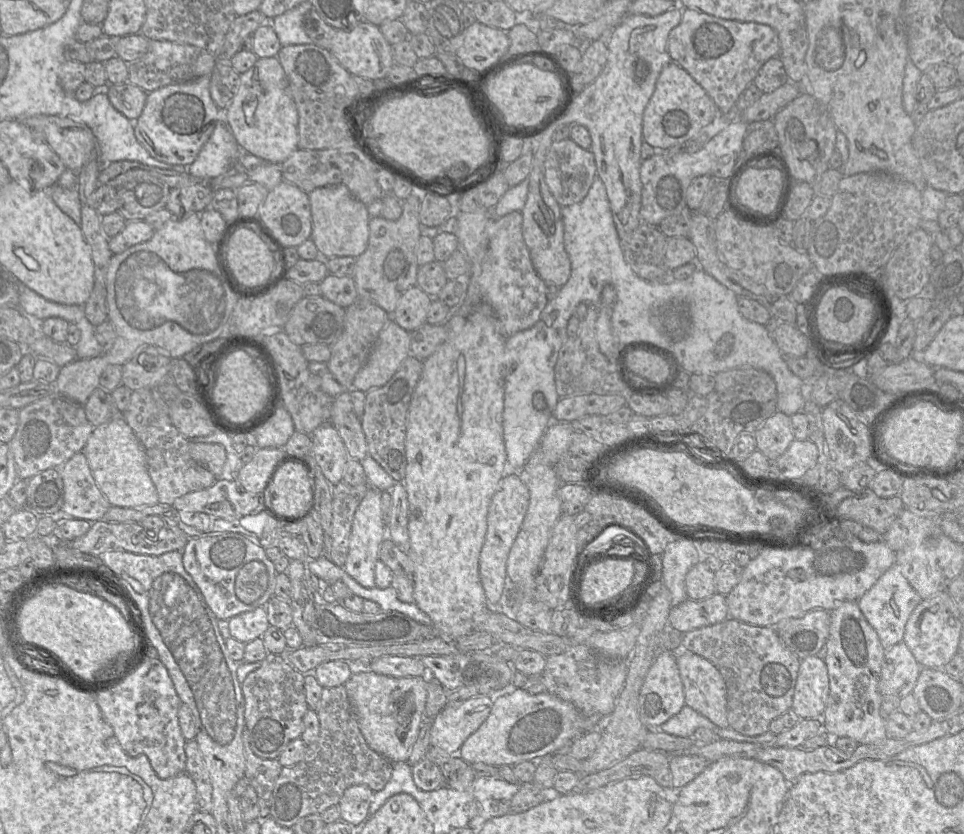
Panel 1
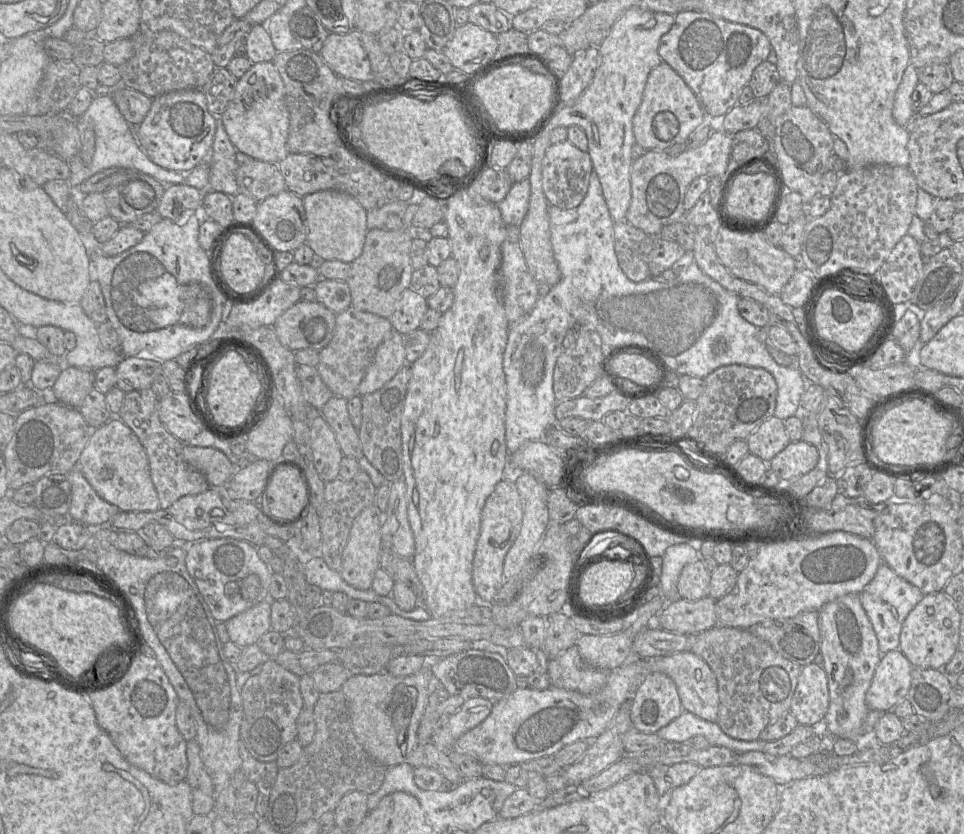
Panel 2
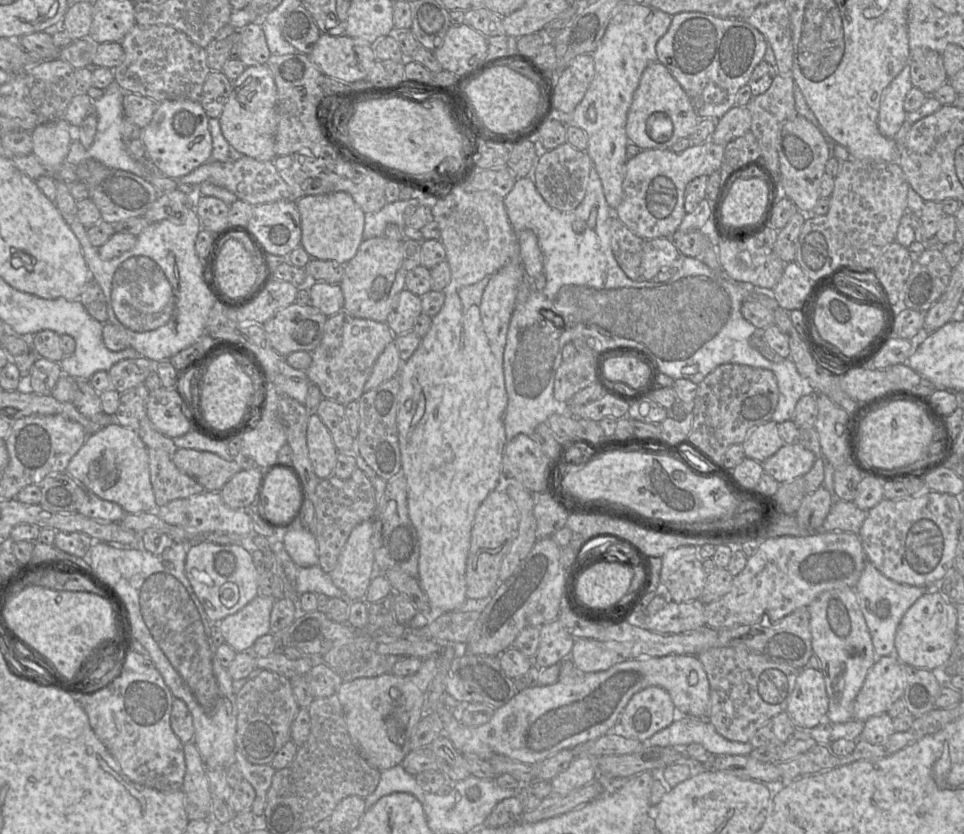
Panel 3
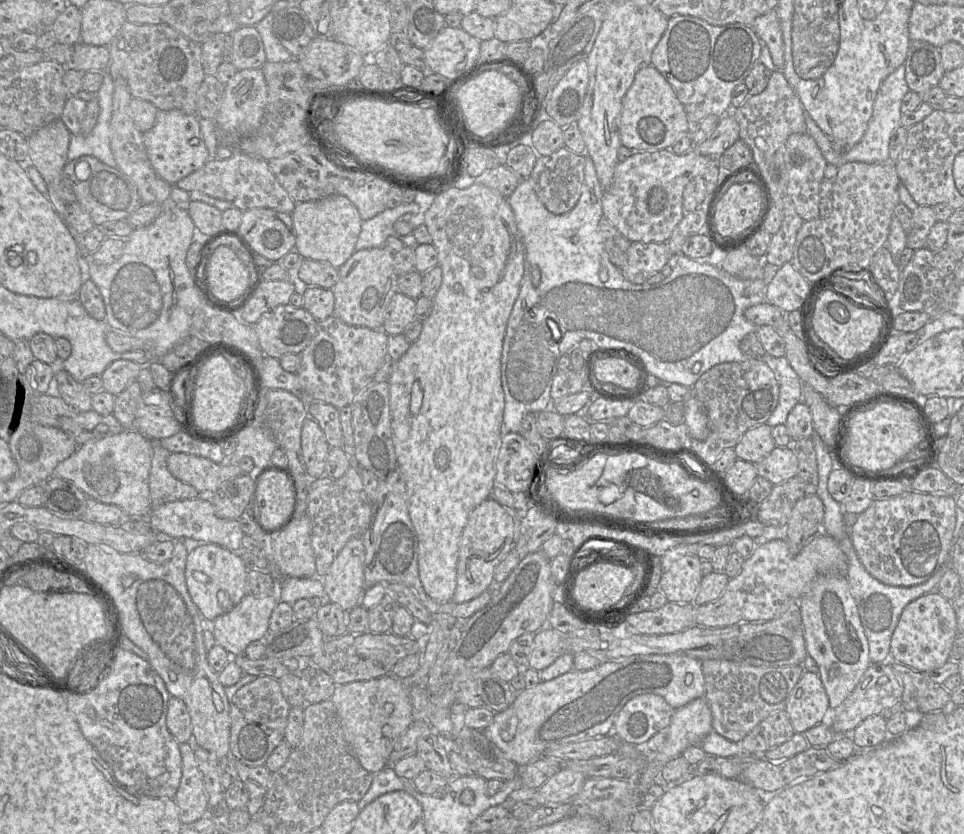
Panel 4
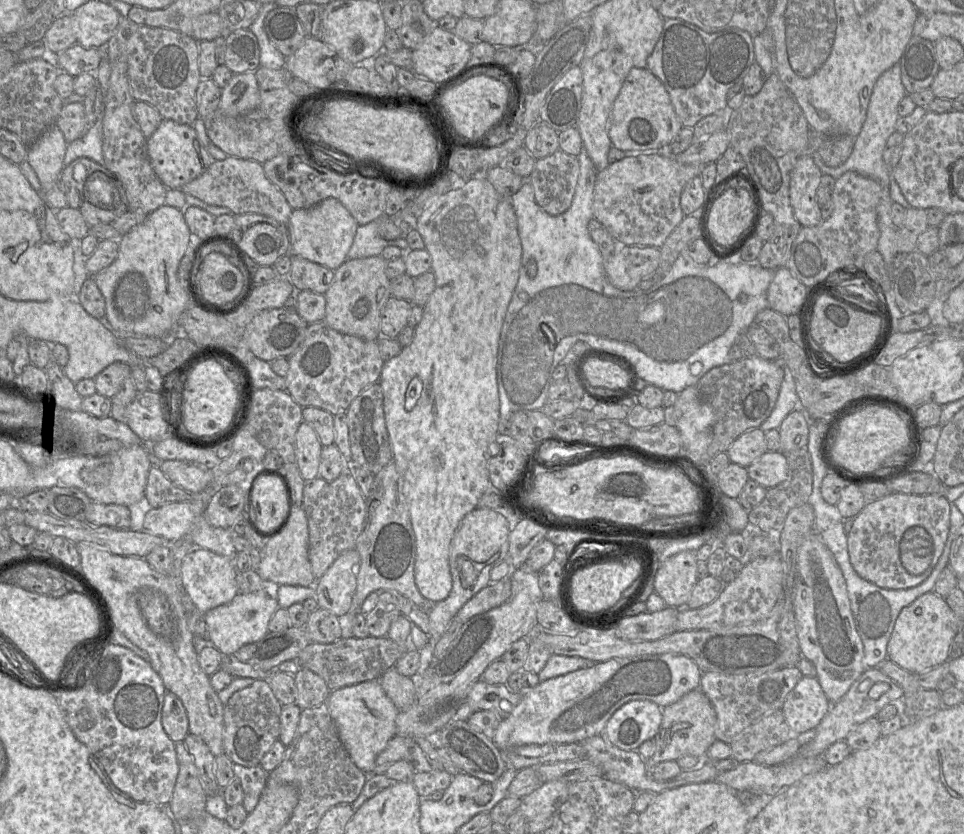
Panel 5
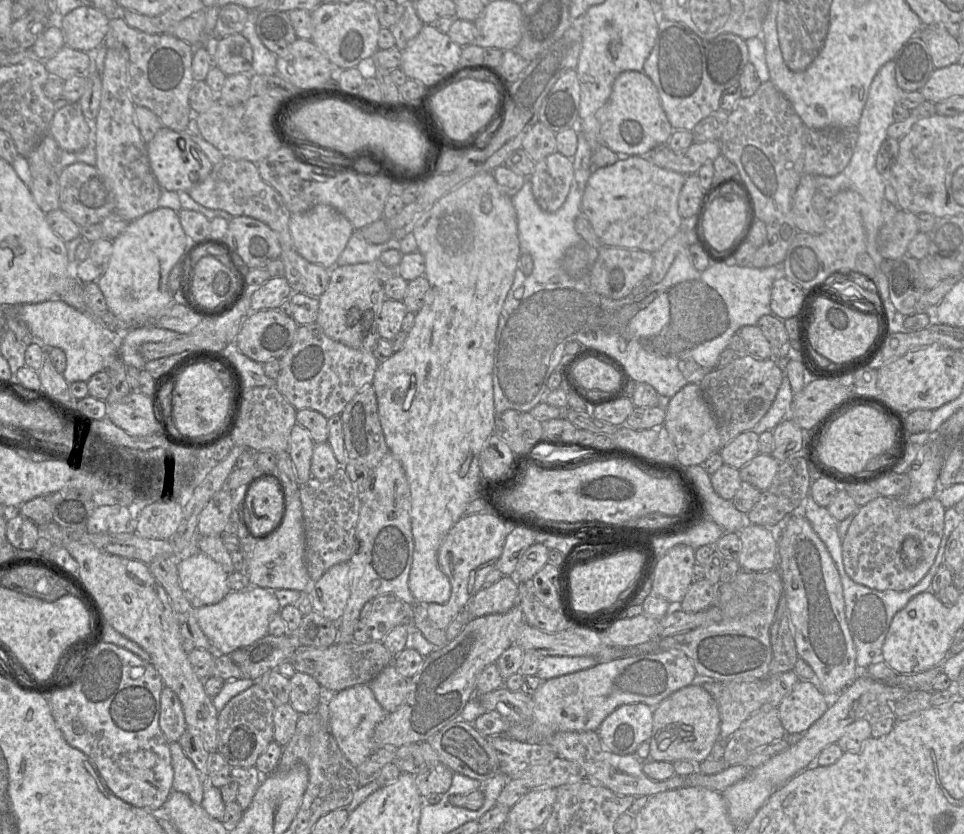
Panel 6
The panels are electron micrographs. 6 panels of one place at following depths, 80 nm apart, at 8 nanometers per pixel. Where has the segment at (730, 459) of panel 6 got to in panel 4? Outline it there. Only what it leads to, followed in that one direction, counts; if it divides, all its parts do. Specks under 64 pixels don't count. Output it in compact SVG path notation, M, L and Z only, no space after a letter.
M761 424L745 432L734 447L734 451L738 459L756 465L766 458L775 447L772 427L768 424Z

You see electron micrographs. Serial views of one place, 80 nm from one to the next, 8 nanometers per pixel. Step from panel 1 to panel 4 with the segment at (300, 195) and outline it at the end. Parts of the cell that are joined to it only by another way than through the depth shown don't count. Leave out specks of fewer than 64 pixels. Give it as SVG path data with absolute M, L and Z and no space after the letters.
M252 208L243 211L243 217L238 229L236 229L241 240L249 247L249 249L258 257L263 257L276 262L291 250L295 250L295 231L291 213L279 212L270 208Z

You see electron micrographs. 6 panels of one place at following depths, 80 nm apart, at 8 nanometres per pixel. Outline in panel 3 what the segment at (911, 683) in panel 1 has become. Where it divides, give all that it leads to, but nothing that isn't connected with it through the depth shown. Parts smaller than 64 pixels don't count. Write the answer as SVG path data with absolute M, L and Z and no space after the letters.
M895 654L878 657L869 669L853 704L853 718L865 722L868 718L887 713L905 691L902 663Z

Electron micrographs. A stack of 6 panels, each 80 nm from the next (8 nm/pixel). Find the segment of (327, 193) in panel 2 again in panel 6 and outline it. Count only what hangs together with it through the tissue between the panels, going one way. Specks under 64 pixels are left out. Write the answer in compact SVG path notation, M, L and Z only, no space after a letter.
M318 204L300 213L291 213L289 229L295 250L307 261L331 269L346 247L354 227L337 209L328 204Z

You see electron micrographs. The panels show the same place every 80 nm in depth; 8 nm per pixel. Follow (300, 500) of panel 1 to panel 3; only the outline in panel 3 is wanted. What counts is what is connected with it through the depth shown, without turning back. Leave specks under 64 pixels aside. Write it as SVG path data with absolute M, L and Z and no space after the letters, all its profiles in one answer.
M276 468L264 479L260 506L262 517L270 524L288 520L299 505L299 491L291 472Z

